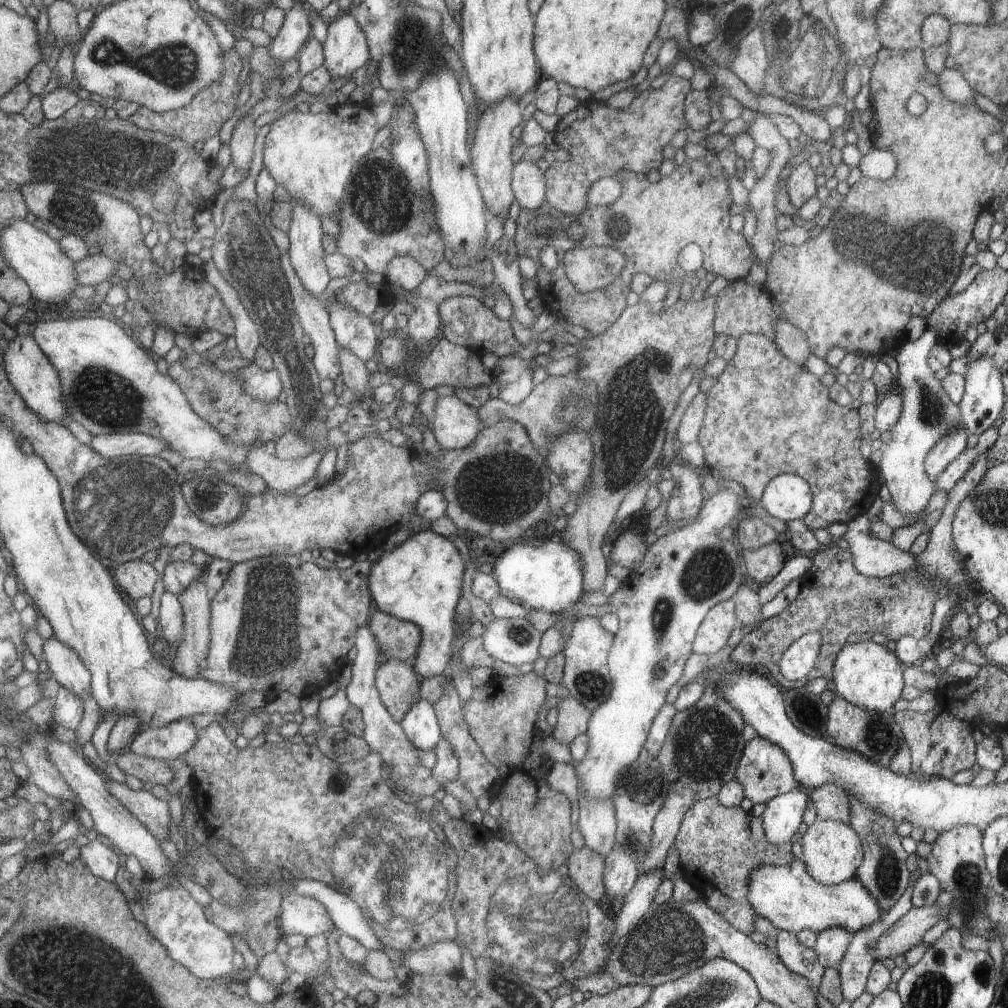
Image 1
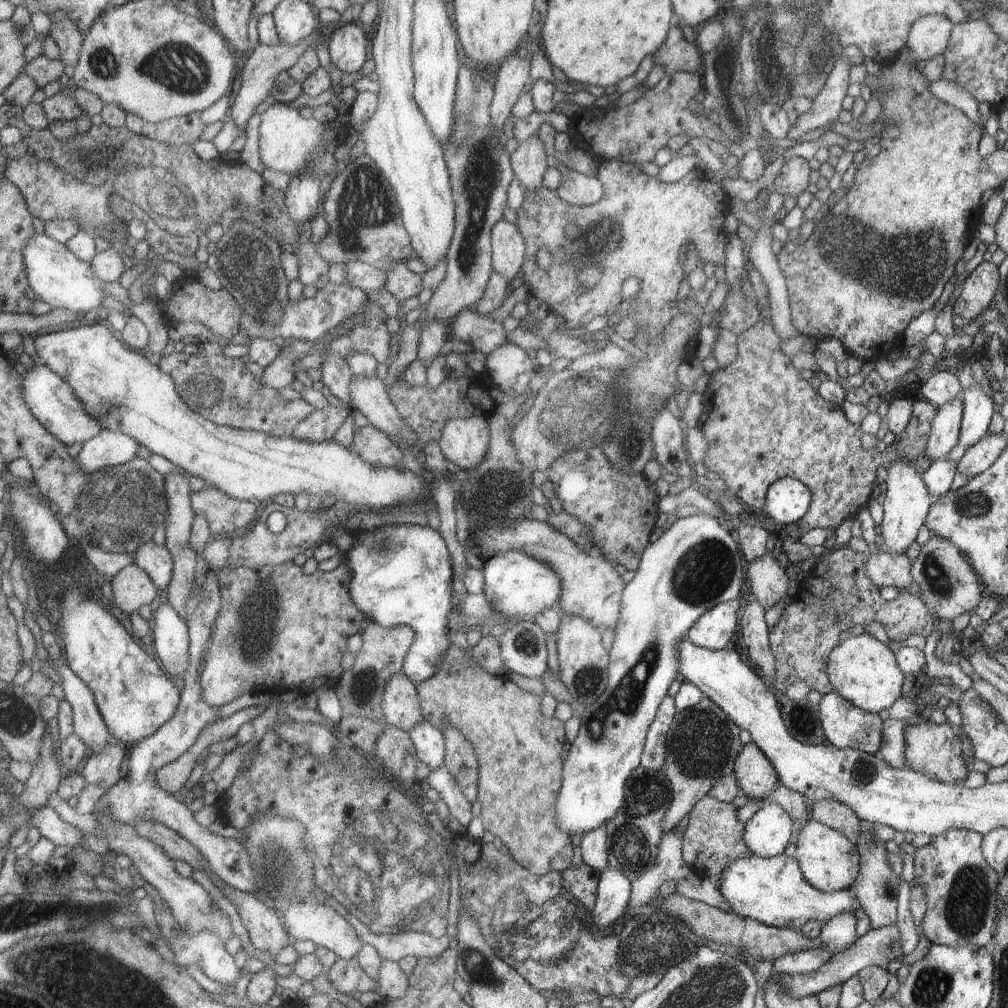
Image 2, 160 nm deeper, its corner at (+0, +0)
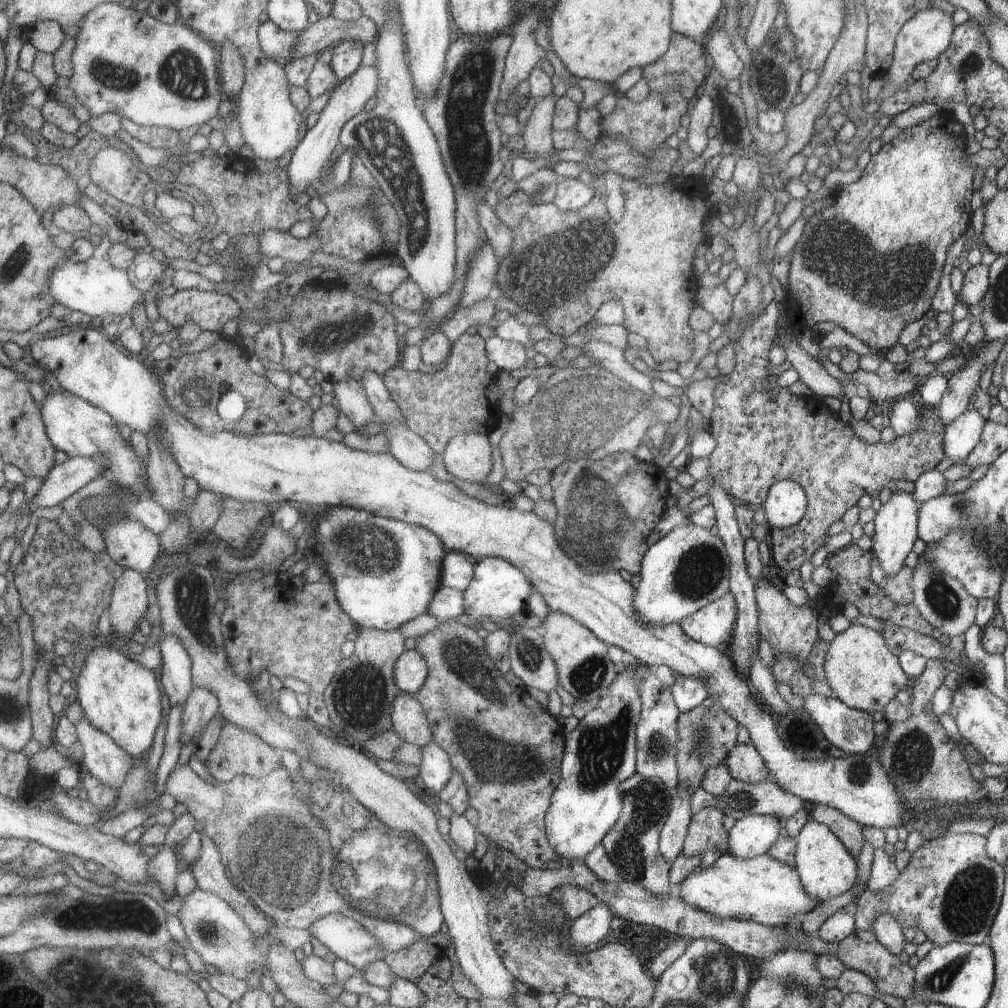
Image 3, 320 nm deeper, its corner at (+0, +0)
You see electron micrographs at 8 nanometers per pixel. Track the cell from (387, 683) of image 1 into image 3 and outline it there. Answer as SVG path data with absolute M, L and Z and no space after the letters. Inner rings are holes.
M399 692L394 699L391 721L394 732L403 740L422 748L433 740L432 726L428 725L427 713L412 695Z

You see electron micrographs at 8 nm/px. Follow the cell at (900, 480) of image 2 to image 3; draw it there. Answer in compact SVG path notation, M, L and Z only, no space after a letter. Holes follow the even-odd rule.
M893 492L891 498L883 504L875 514L875 534L872 537L873 556L876 556L885 579L895 575L904 567L904 559L917 539L918 509L922 503L918 502L910 493Z

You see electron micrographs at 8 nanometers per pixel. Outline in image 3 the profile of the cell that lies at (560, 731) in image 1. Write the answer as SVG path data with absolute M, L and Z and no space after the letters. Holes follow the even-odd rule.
M452 619L446 623L440 623L434 630L416 639L415 649L427 661L427 680L424 681L422 688L414 695L416 699L424 706L428 725L432 726L433 740L438 743L447 753L455 771L458 771L464 779L469 794L469 806L479 812L479 819L476 825L477 832L483 834L490 841L504 847L512 854L515 854L520 860L528 863L531 867L545 869L543 866L546 862L558 861L560 856L556 854L555 848L552 848L550 839L547 837L547 828L544 828L544 816L547 816L547 810L551 806L551 797L557 789L560 781L560 769L562 768L562 752L564 752L564 737L558 732L562 732L562 725L552 718L542 704L538 704L534 697L530 698L524 688L513 687L506 680L502 673L499 672L493 660L488 654L485 640L477 632L477 626L469 625L465 621Z

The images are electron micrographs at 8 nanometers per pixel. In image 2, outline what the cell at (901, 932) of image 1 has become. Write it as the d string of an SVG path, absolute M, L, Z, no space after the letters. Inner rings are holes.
M894 923L879 929L871 928L867 933L860 934L854 944L841 953L834 953L832 958L818 970L806 974L772 973L771 978L777 979L787 991L787 994L796 999L812 995L817 996L823 990L841 985L849 978L856 977L864 967L884 967L894 958L898 958L900 954L902 954L900 935L898 927Z

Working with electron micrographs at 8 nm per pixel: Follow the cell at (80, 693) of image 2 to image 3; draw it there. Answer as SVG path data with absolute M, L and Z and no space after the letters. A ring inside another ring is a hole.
M84 716L75 727L78 740L84 750L84 758L82 758L82 763L80 764L84 764L84 768L89 772L88 774L102 781L102 784L105 784L111 789L120 790L124 781L127 780L127 776L133 769L133 756L128 754L128 751L122 748L115 739L110 738L109 734L98 730L89 720L86 720Z

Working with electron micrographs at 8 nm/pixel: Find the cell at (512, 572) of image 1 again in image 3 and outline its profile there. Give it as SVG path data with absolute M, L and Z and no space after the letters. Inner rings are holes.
M484 557L475 562L472 580L463 590L464 618L467 616L470 616L470 620L486 618L507 625L514 614L526 613L526 602L527 598L531 597L532 589L534 587L527 576L511 562L496 557Z

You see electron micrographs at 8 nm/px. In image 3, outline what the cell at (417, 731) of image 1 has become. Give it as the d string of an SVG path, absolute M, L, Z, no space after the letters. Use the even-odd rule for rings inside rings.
M434 740L421 748L423 761L421 762L419 774L424 786L438 794L448 784L452 776L453 766L451 765L448 753Z

